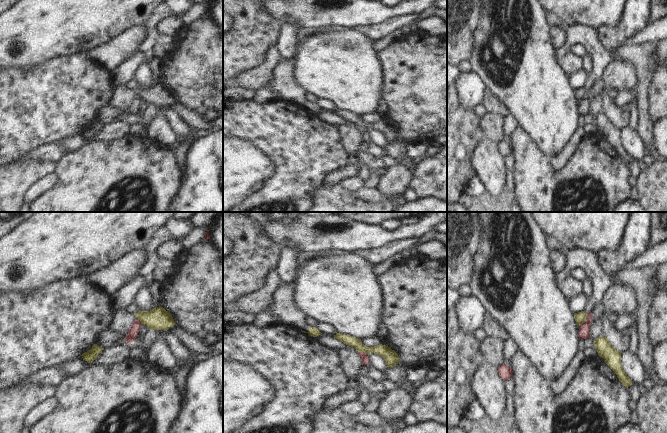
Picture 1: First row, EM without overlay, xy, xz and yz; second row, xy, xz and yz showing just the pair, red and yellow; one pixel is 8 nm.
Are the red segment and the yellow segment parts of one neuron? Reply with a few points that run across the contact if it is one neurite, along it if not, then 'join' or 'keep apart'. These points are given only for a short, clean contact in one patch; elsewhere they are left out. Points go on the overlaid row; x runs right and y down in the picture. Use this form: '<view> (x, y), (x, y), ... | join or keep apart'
xz (359, 351), (368, 354) | keep apart

